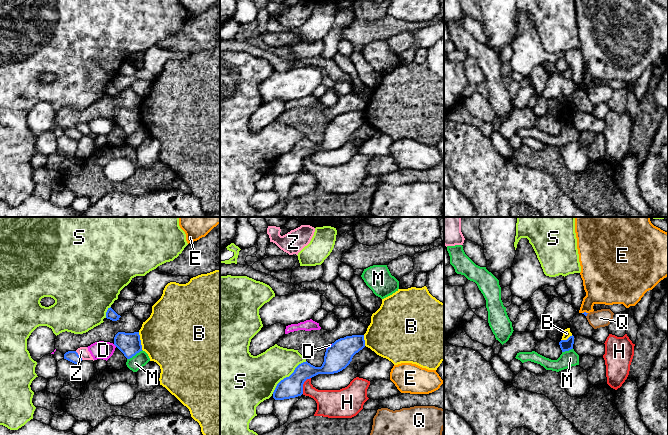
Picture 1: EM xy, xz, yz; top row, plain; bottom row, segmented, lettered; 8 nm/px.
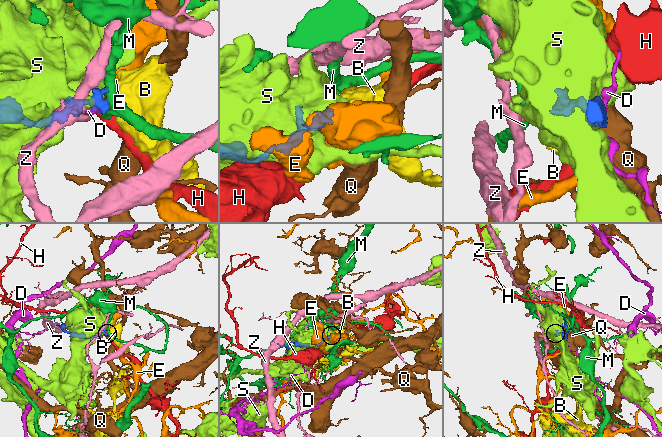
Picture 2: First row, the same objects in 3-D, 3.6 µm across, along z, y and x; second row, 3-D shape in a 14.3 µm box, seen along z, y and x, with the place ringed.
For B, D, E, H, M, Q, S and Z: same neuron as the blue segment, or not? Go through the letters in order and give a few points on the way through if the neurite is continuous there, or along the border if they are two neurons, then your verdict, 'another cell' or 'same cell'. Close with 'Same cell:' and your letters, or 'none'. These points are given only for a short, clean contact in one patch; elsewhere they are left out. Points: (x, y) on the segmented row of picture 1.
B: along xy (138, 332), (142, 349) | another cell
D: another cell
E: along yz (587, 312), (582, 313) | another cell
H: along xz (310, 377), (304, 382), (302, 393) | another cell
M: another cell
Q: across yz (584, 313), (586, 315), (600, 318) | same cell
S: another cell
Z: along xy (75, 351), (82, 359) | another cell
Same cell: Q

